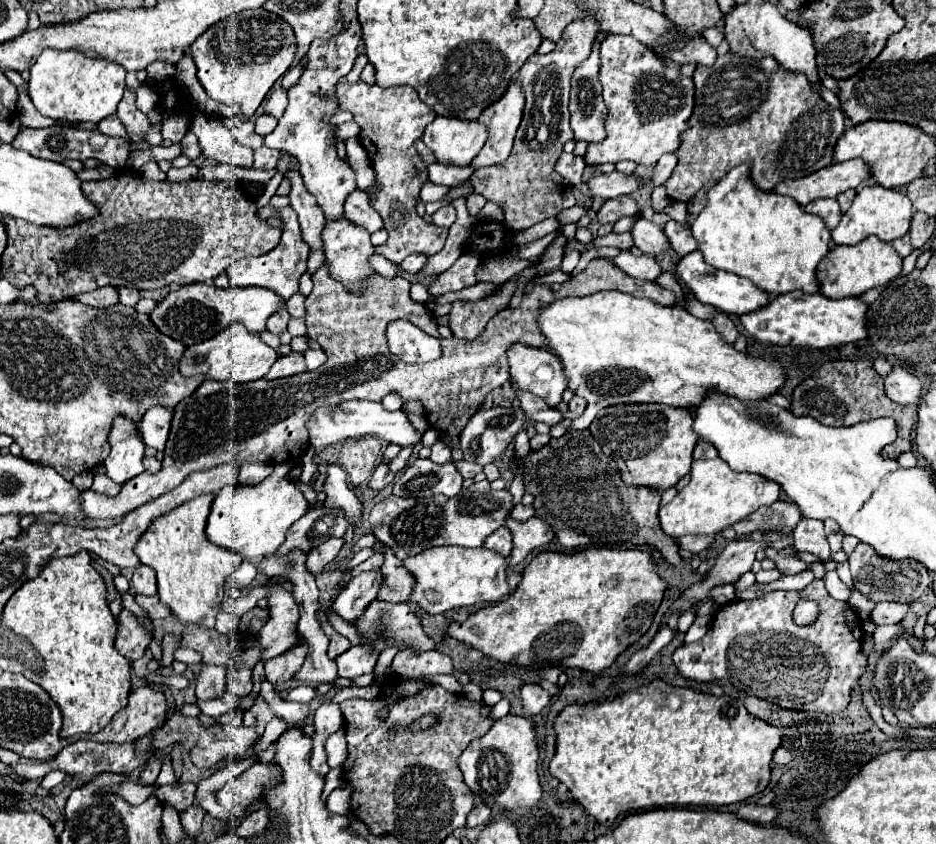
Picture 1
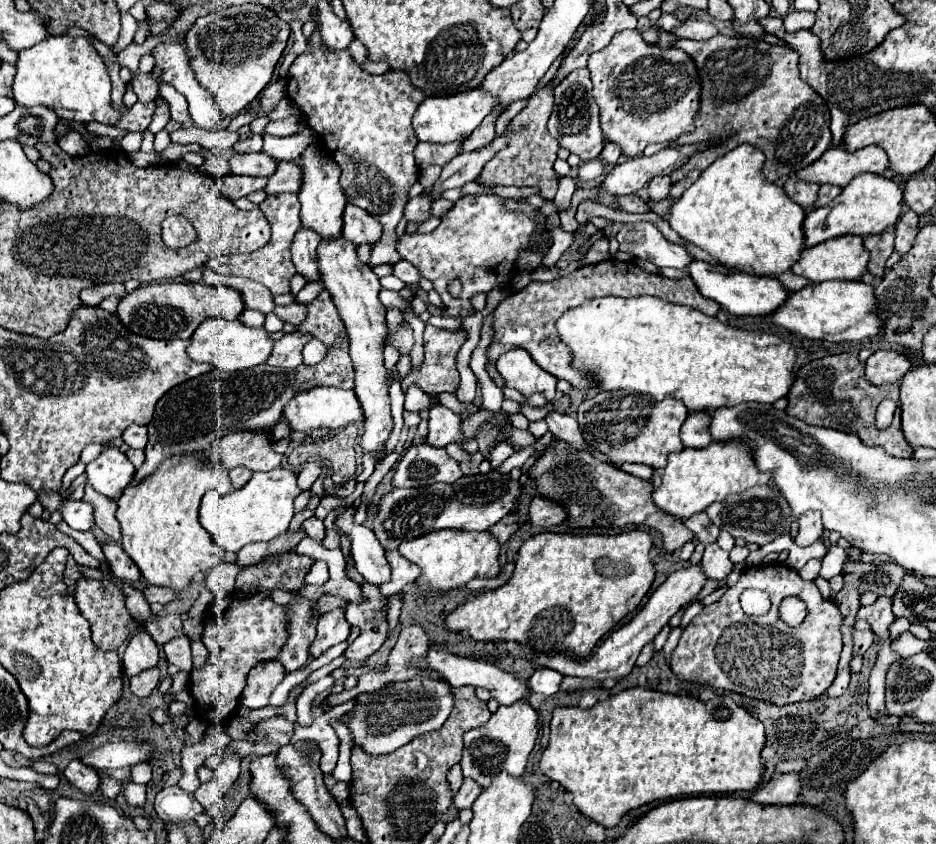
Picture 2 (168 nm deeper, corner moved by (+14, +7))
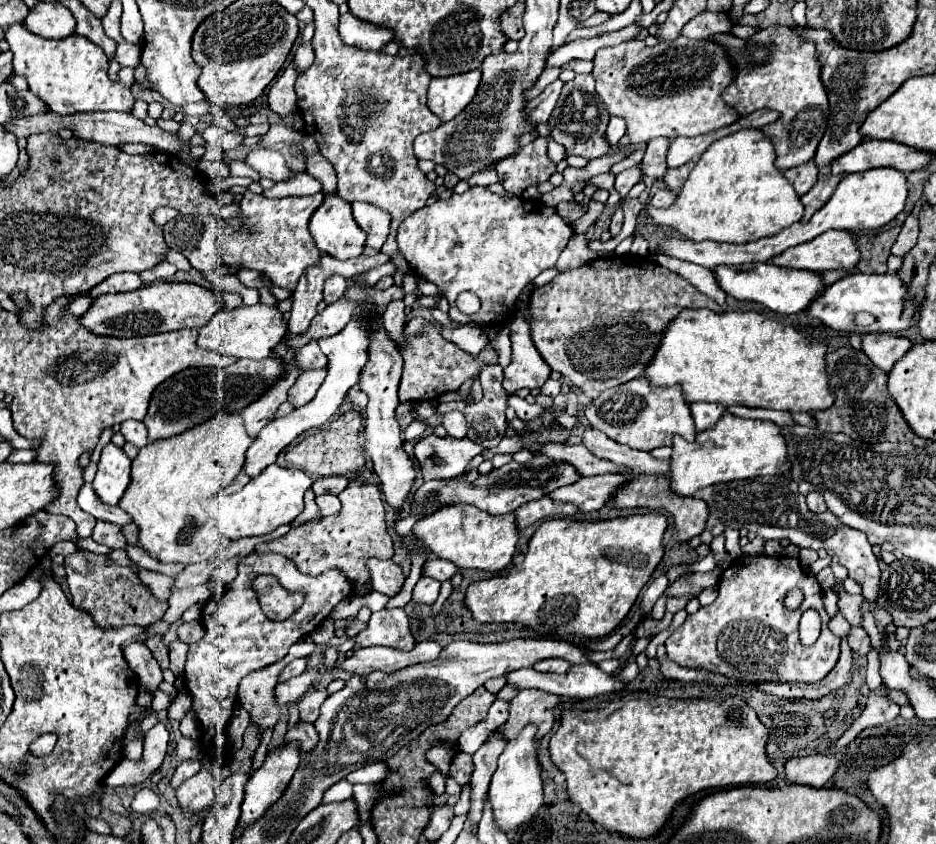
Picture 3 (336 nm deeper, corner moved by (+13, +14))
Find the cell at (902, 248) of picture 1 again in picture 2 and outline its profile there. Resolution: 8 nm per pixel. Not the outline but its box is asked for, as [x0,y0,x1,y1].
[864,230,894,280]

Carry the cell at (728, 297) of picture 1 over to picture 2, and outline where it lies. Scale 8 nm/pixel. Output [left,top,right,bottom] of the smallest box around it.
[686,260,788,316]

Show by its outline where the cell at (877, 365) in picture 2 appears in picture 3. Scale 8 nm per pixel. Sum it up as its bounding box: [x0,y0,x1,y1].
[861,333,911,371]

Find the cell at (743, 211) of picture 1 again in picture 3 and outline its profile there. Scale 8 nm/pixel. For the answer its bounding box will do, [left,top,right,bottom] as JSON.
[645,129,803,243]

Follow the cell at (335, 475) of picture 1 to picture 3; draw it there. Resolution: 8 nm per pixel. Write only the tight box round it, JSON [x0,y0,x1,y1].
[369,559,405,597]

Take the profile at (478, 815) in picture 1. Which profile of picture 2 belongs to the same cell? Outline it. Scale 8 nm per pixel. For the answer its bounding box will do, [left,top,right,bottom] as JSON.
[454,780,482,810]

